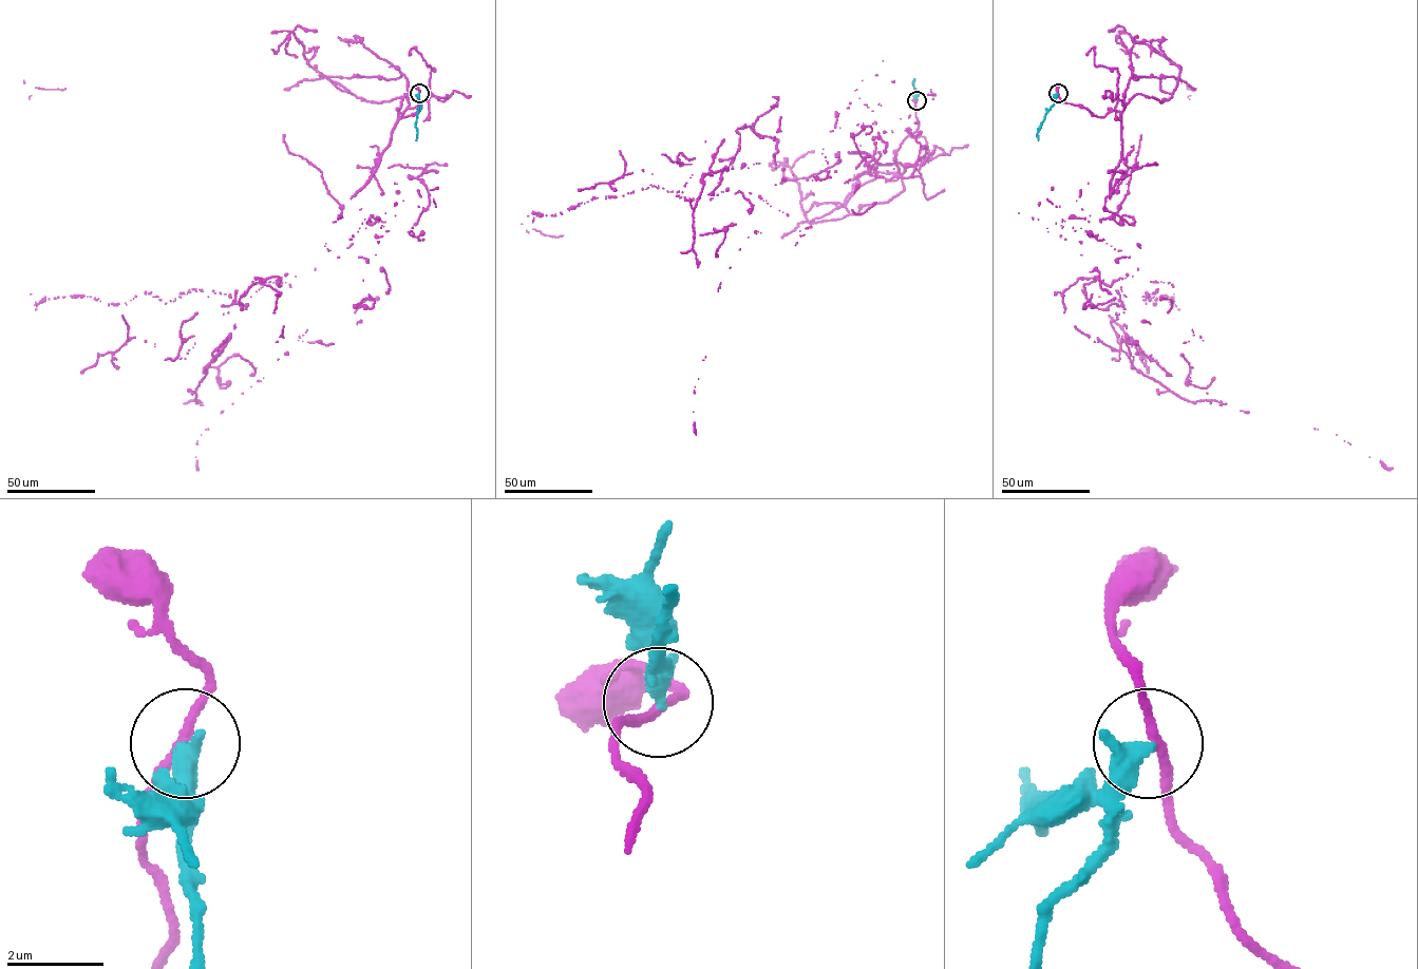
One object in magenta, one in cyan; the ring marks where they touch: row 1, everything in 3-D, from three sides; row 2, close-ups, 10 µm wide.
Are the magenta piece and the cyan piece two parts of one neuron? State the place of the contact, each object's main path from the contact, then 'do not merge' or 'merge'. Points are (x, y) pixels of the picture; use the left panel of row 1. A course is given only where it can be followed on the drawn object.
at (419, 93); magenta runs (419, 93), (343, 205), (337, 258), (252, 284), (242, 309), (200, 289), (36, 304), (41, 89), (65, 88); cyan runs (419, 93), (420, 107), (415, 125), (416, 140); do not merge

